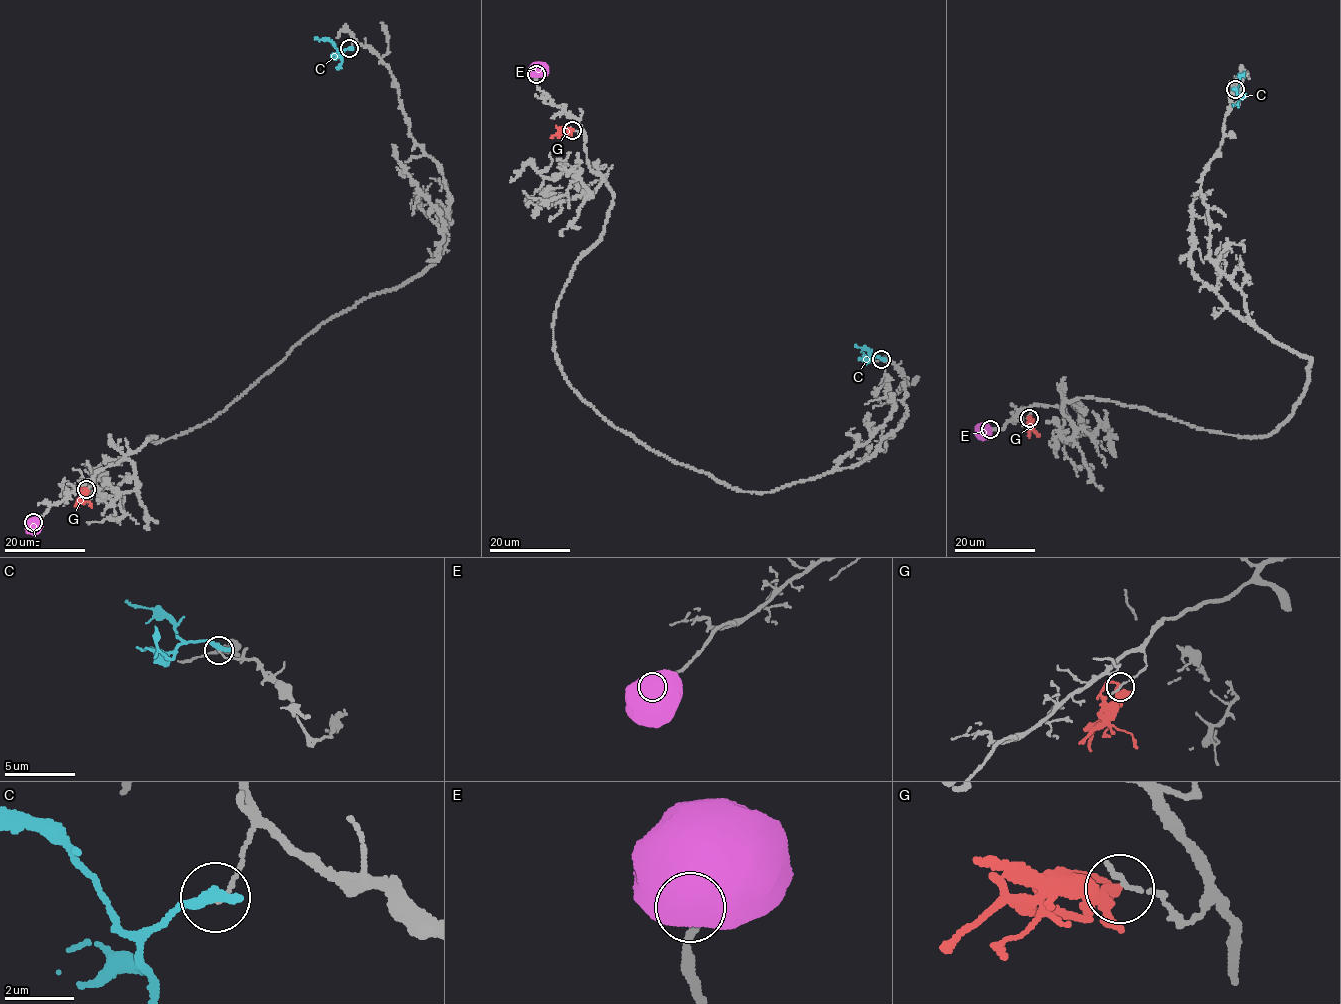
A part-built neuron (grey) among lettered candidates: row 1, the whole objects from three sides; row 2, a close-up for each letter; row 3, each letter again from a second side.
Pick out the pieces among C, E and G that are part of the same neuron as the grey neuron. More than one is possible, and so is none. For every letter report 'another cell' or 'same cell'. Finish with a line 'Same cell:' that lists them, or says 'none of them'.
C: another cell
E: same cell
G: another cell
Same cell: E

